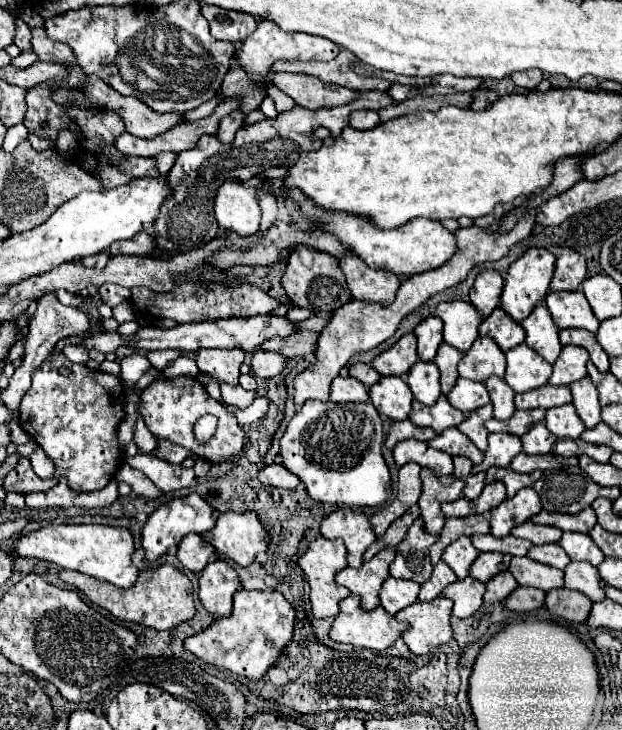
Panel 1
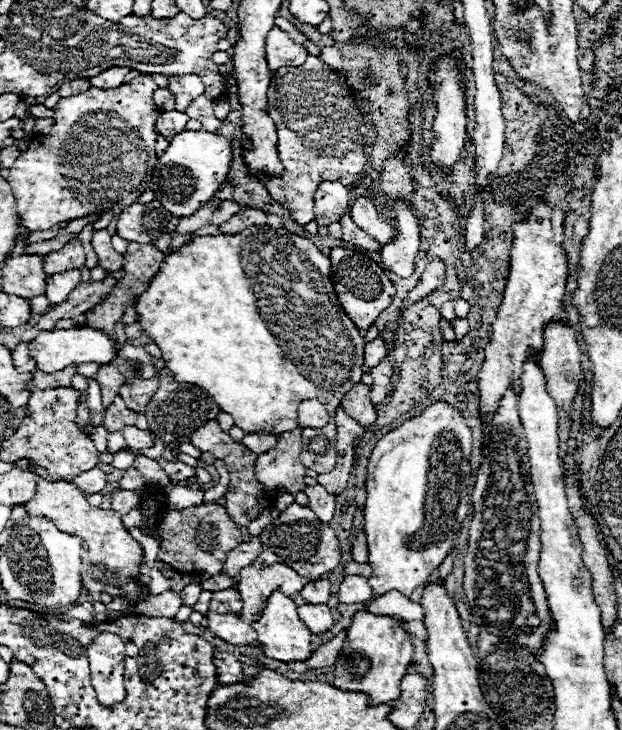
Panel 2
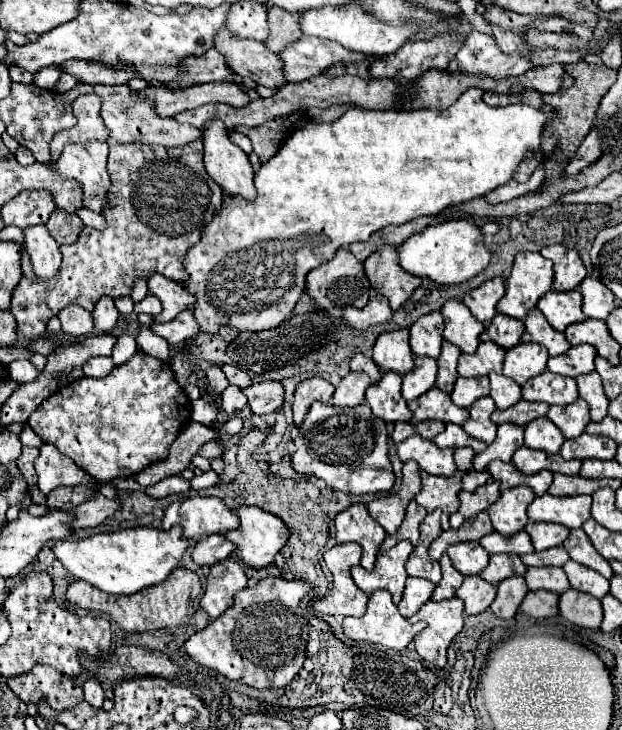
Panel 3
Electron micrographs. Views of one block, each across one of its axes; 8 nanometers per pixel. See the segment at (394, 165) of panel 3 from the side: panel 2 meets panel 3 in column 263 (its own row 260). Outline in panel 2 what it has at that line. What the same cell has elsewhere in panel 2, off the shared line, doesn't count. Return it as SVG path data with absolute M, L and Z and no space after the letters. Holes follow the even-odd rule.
M264 224L264 226L250 226L234 236L230 234L196 236L194 240L184 244L178 252L166 256L158 274L152 278L148 290L138 298L136 312L142 330L150 334L152 340L162 350L162 358L166 362L166 368L172 372L172 376L180 382L190 382L204 388L214 398L218 408L230 414L234 418L234 424L244 432L276 432L276 436L280 436L282 432L292 432L298 426L298 404L310 398L328 406L328 412L334 418L336 408L340 406L346 392L350 392L350 388L358 384L364 374L362 366L364 366L366 340L338 302L338 294L334 292L330 280L330 256L322 254L308 238L302 238L286 228L272 228Z

